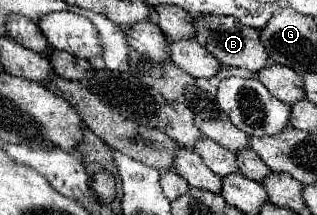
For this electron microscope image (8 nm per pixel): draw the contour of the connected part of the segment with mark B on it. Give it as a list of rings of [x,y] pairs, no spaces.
[[[195,16],[195,42],[207,48],[221,66],[237,66],[247,68],[251,72],[259,72],[267,64],[267,52],[259,42],[259,32],[251,26],[239,24],[233,16]]]

